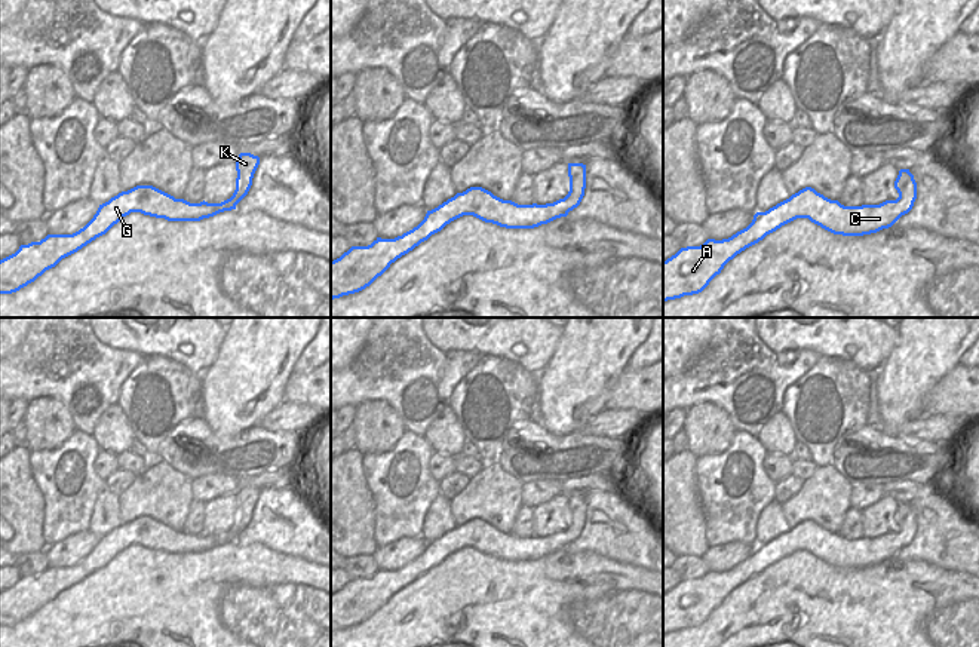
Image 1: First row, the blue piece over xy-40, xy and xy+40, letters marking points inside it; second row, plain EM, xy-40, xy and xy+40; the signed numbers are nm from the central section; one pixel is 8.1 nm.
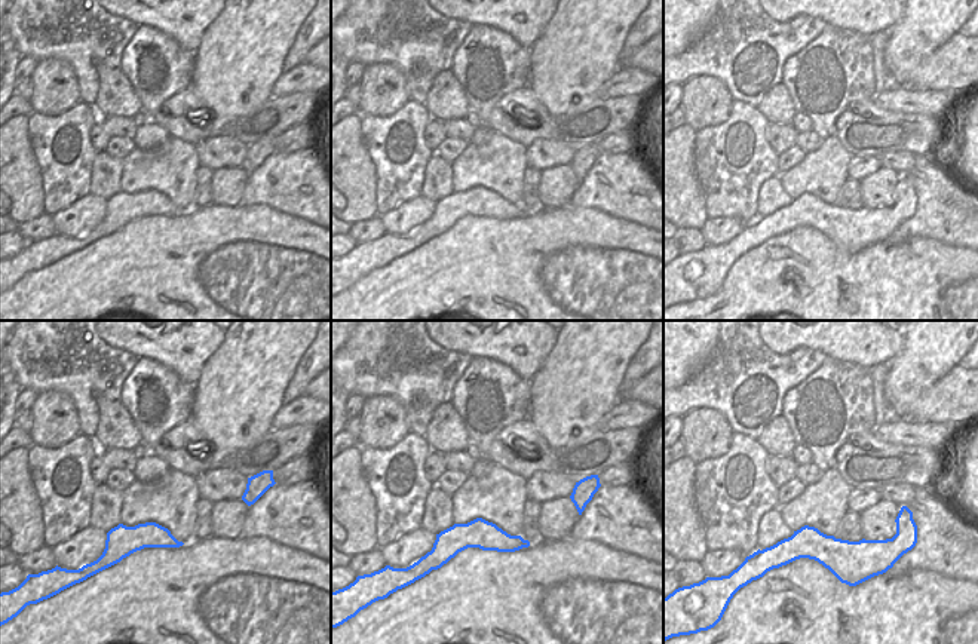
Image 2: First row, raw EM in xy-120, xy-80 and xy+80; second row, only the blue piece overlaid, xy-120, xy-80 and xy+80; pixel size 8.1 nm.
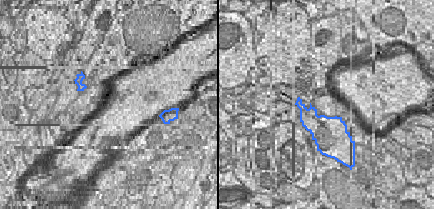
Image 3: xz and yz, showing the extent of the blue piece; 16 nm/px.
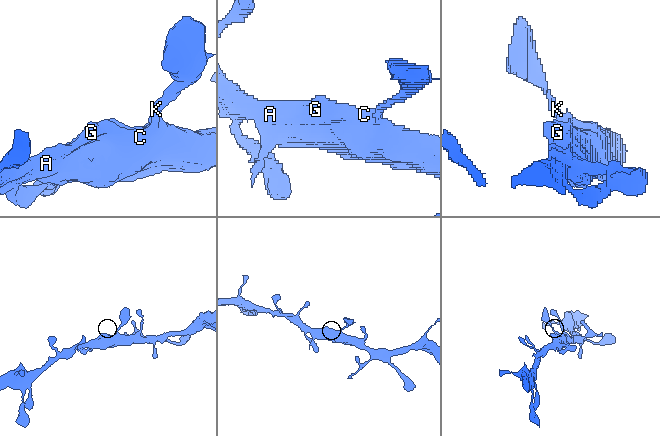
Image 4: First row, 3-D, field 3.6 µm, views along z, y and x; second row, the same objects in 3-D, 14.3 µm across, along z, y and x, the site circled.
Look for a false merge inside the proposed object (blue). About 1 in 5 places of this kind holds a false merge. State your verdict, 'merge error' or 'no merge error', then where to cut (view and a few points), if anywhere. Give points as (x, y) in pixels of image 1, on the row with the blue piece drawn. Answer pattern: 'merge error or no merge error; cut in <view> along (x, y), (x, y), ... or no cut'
no merge error; no cut

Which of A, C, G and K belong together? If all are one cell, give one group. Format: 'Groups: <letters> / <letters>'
Groups: A C G K.

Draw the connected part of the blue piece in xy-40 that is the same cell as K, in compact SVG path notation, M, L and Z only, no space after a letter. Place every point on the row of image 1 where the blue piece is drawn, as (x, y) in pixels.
M240 153L236 160L236 190L221 203L190 203L153 187L136 185L122 191L99 205L93 218L73 234L47 234L40 242L21 245L19 249L0 260L0 294L12 294L34 282L46 270L55 267L62 258L77 252L96 237L105 234L114 224L131 212L165 218L168 221L200 221L236 205L248 194L260 157Z

